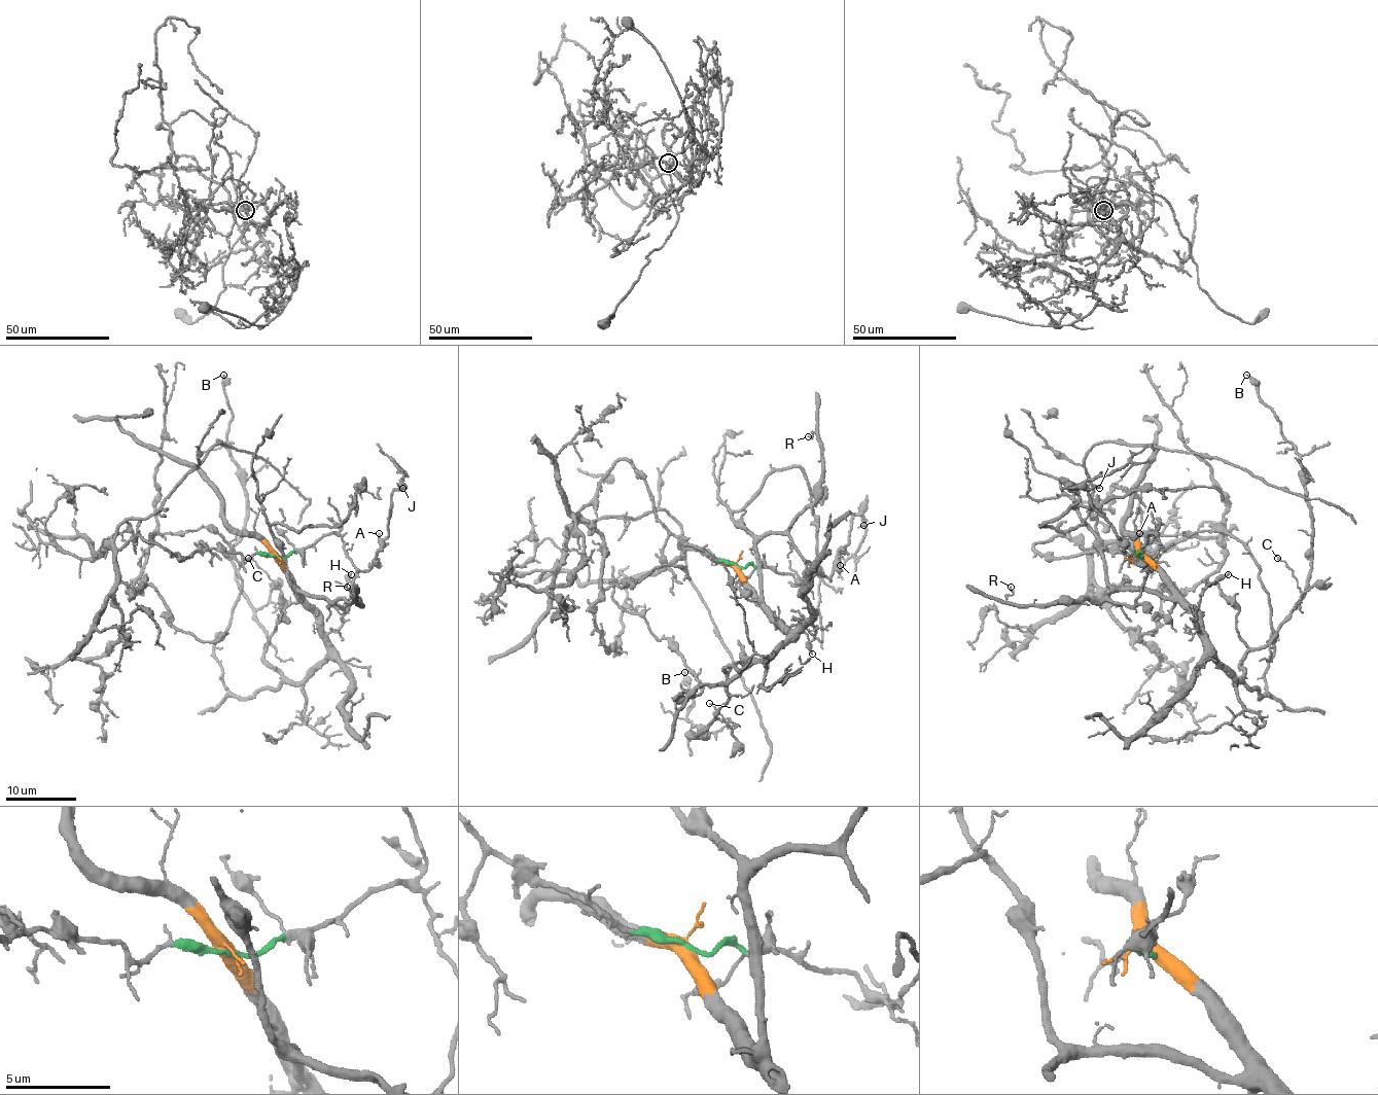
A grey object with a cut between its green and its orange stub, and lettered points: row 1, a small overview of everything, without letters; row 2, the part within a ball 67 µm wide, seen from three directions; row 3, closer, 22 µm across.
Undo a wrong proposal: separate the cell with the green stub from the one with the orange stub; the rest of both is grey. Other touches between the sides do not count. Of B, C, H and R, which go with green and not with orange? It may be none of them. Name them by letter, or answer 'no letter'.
no letter

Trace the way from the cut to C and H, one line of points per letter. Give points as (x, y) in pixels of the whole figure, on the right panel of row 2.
C: (1140, 556), (1192, 612), (1209, 655), (1234, 681), (1251, 649), (1271, 639), (1301, 598), (1298, 580), (1278, 558)
H: (1140, 556), (1192, 612), (1200, 632), (1195, 621), (1200, 595), (1216, 578), (1224, 578), (1229, 573)

